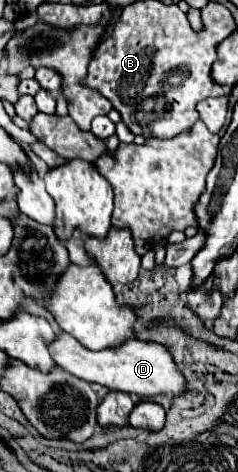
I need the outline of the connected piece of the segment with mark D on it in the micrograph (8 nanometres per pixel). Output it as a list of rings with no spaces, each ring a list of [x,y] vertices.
[[[59,332],[49,342],[49,354],[57,366],[75,374],[81,380],[101,384],[109,390],[135,394],[135,396],[155,396],[155,394],[181,394],[185,392],[185,380],[177,370],[169,350],[161,344],[139,342],[129,338],[125,346],[117,346],[117,350],[97,350],[91,352],[81,346],[73,336]]]

